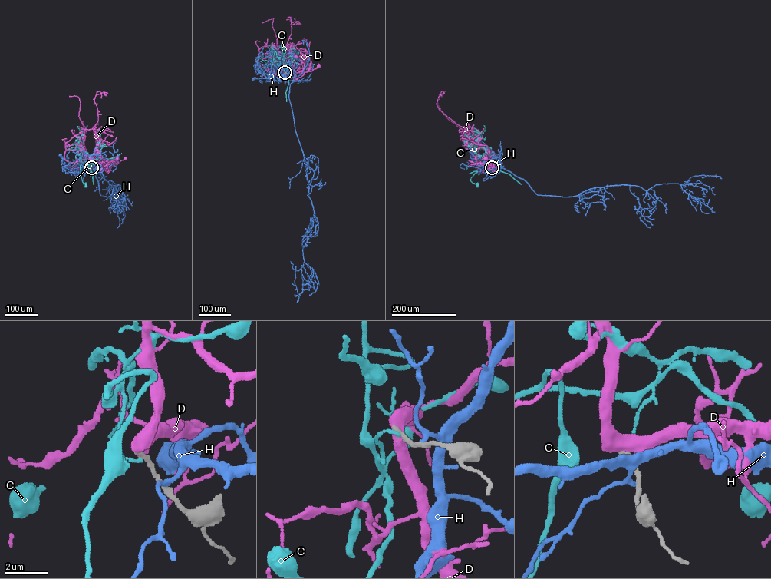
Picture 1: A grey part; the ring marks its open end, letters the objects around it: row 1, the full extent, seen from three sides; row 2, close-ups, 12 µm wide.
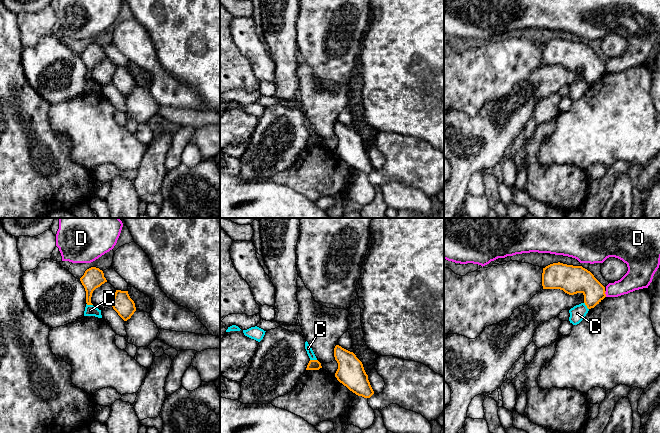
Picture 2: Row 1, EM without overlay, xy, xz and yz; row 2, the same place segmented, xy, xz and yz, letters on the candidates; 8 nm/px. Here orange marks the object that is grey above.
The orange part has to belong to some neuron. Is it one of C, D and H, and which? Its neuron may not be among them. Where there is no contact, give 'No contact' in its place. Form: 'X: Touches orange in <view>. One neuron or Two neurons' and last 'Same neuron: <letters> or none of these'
C: Touches orange in xz. Two neurons
D: Touches orange in yz. Two neurons
H: No contact. Two neurons
Same neuron: none of these

